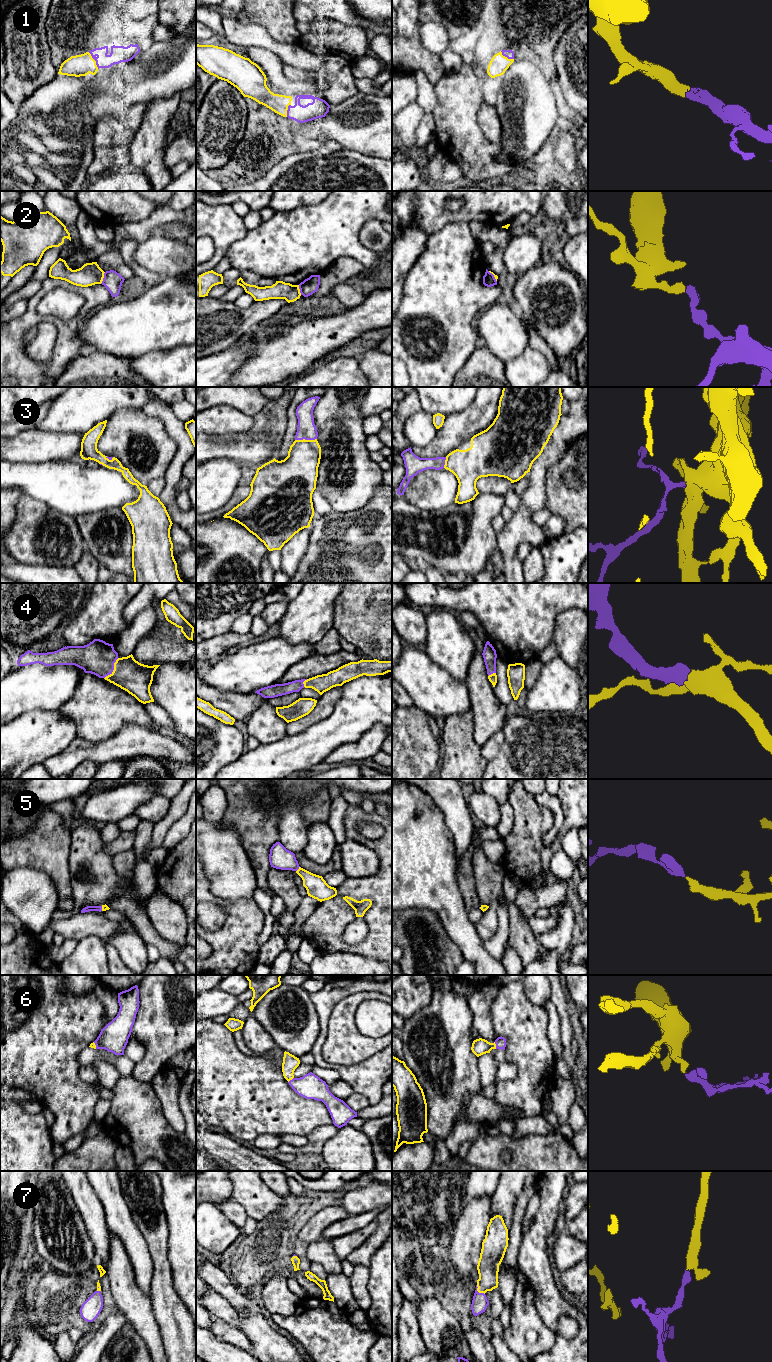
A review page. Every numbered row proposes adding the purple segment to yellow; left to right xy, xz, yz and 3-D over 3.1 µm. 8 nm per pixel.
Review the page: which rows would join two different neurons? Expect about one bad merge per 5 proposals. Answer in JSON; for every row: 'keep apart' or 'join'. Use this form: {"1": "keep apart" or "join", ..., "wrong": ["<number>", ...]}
{"1": "join", "2": "keep apart", "3": "join", "4": "join", "5": "join", "6": "join", "7": "join", "wrong": ["2"]}

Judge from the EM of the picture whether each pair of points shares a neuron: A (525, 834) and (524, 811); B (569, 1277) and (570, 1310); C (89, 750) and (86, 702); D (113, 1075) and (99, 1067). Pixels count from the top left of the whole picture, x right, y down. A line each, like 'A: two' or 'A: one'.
A: one
B: two
C: two
D: one

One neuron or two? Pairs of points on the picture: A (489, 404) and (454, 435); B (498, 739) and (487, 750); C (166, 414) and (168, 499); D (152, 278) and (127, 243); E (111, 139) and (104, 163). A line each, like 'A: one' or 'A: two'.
A: one
B: one
C: one
D: one
E: two

